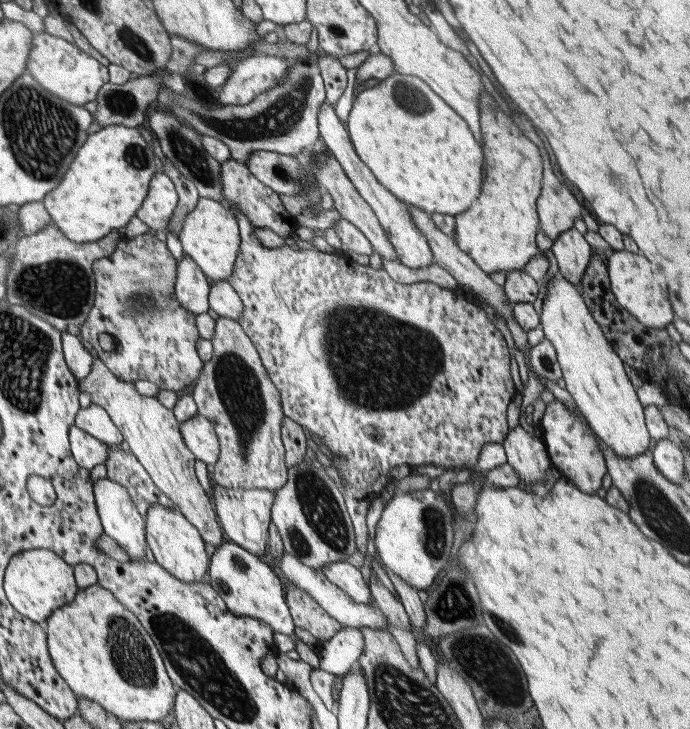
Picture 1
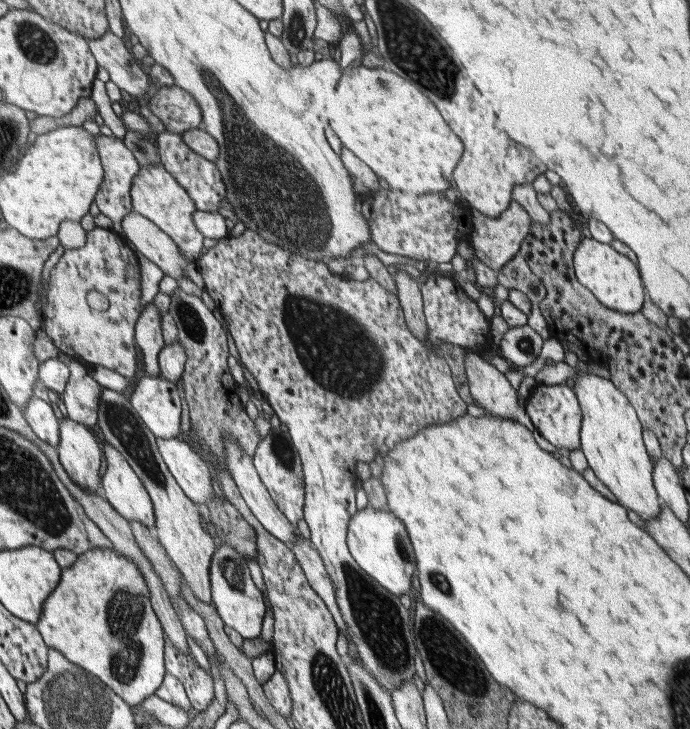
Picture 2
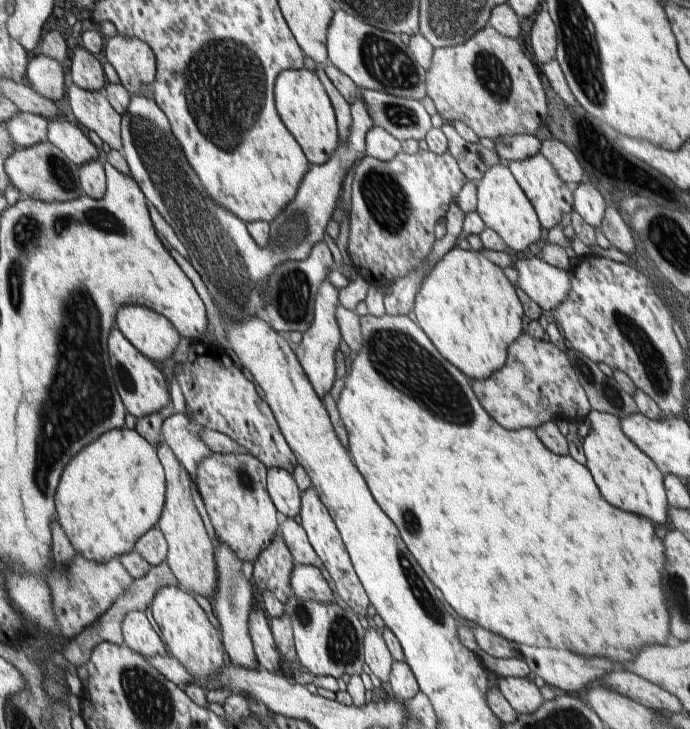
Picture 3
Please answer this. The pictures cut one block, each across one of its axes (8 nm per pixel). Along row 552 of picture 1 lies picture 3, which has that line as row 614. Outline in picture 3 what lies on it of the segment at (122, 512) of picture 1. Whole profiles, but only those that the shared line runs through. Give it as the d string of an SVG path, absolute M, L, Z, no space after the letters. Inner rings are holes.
M130 611L121 626L125 644L146 657L168 654L165 641L154 630L144 611Z

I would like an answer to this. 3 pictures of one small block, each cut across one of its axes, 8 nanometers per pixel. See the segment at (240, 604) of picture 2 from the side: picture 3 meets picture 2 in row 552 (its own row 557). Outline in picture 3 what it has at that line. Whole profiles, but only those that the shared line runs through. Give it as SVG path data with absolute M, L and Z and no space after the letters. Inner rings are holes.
M217 536L218 544L216 550L217 562L217 586L216 593L211 598L211 607L214 616L220 623L220 633L224 638L225 651L229 654L231 664L235 667L244 667L248 670L260 668L253 647L252 635L249 633L249 620L253 616L252 608L254 608L254 588L250 584L250 580L244 578L242 573L243 560L228 546L223 540Z

